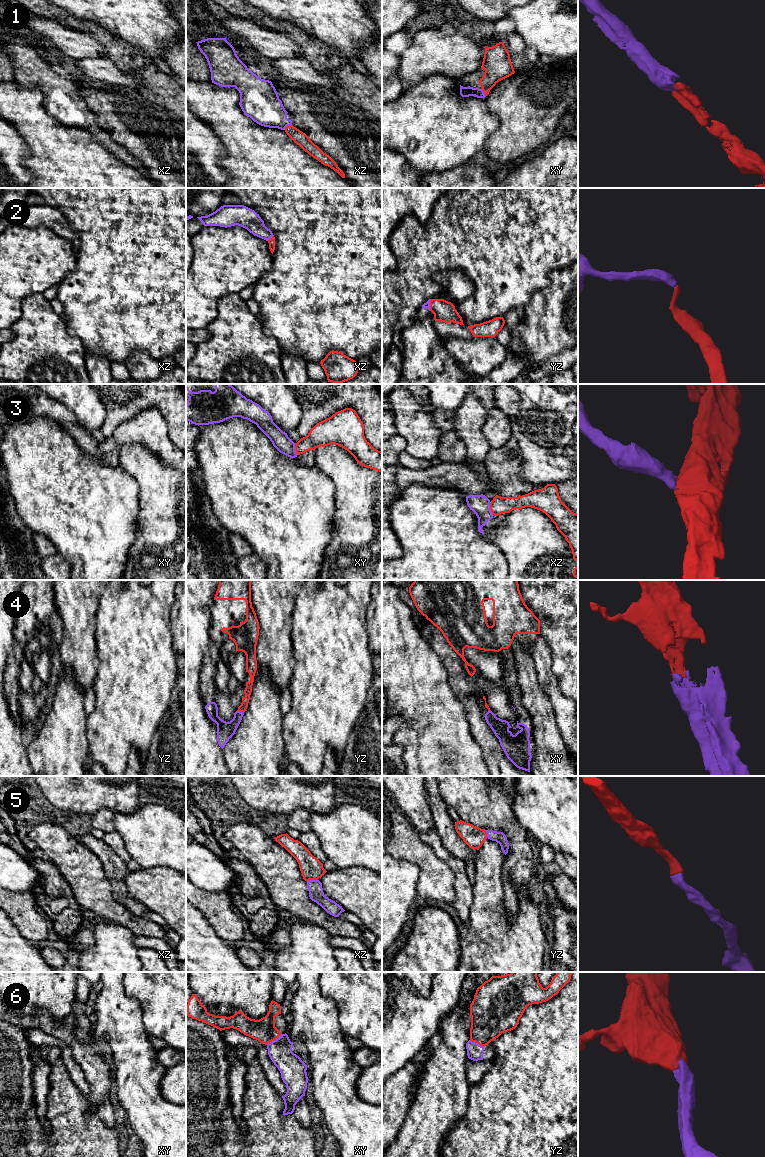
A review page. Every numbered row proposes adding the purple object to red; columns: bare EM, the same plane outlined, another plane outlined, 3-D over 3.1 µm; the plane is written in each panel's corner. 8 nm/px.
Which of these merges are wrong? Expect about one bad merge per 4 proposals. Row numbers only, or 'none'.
3

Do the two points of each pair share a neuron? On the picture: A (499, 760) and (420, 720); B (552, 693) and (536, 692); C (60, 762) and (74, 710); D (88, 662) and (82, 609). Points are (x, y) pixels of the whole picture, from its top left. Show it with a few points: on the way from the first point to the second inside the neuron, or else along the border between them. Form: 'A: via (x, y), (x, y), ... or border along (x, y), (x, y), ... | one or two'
A: border along (470, 730), (486, 765) | two
B: border along (536, 671), (538, 684), (547, 696), (554, 715) | two
C: via (60, 749), (65, 723) | one
D: via (82, 649), (82, 622) | one

